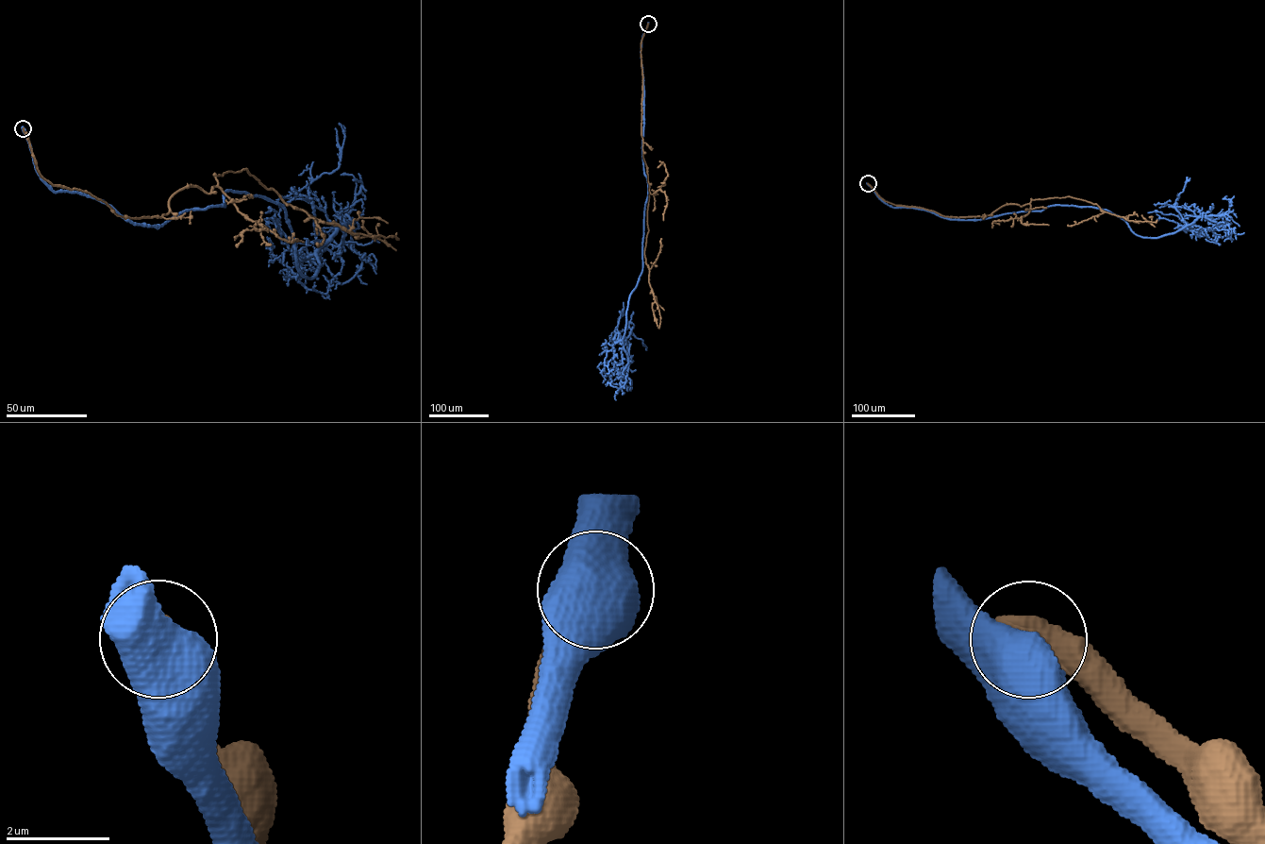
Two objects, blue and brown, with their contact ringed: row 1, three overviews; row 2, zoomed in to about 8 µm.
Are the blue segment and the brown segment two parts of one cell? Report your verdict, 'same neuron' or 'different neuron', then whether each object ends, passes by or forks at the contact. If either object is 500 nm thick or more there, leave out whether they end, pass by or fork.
different neuron

